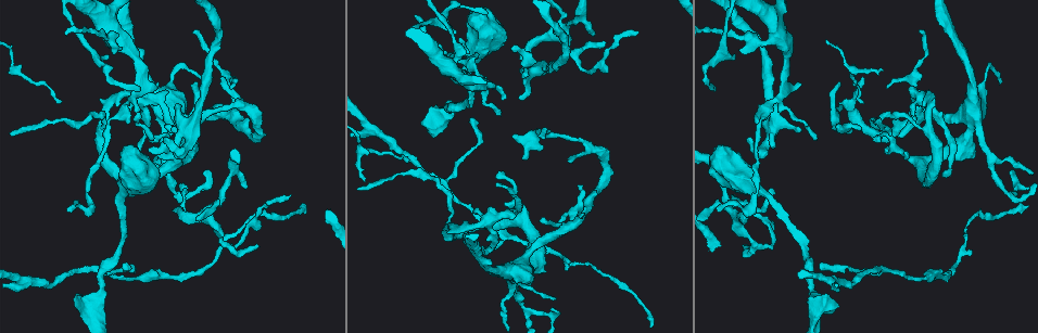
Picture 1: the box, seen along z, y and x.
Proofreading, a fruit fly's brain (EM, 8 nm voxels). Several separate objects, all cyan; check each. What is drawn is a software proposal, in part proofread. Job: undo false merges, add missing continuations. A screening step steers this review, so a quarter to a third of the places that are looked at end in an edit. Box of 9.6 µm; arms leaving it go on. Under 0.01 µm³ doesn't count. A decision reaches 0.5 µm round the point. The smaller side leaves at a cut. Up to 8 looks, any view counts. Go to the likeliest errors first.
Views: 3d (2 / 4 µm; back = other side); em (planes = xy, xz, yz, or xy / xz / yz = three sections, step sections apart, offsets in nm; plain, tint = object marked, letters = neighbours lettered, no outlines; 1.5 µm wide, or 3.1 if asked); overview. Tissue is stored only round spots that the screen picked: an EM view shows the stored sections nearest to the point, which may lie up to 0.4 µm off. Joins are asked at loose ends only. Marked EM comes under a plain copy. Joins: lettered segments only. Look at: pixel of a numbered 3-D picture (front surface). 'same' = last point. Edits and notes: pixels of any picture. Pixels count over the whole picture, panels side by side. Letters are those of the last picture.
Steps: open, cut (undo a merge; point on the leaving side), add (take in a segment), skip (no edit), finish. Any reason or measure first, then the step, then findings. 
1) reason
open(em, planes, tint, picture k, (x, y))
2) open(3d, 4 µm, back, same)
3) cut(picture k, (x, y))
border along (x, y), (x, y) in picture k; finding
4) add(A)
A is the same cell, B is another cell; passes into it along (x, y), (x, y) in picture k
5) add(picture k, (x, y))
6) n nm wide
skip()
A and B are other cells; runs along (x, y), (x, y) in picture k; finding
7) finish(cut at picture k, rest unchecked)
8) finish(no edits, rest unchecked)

an open end
open(3d, 2 µm, picture 1, (886, 86))

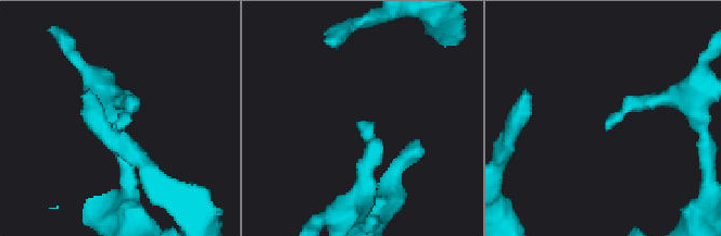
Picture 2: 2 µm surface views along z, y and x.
open(em, xz, step 4, tint, picture 2, (359, 127))

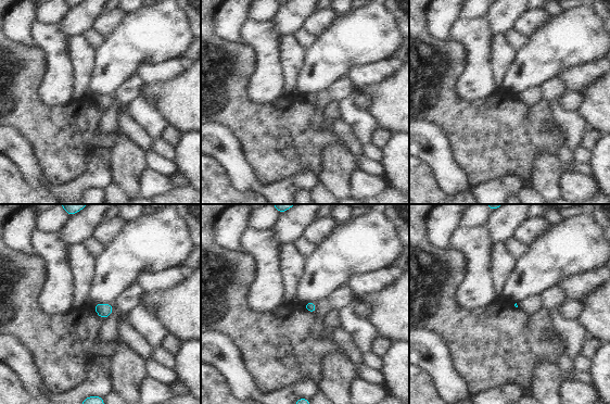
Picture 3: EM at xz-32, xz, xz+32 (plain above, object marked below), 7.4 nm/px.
open(em, planes, letters, same)

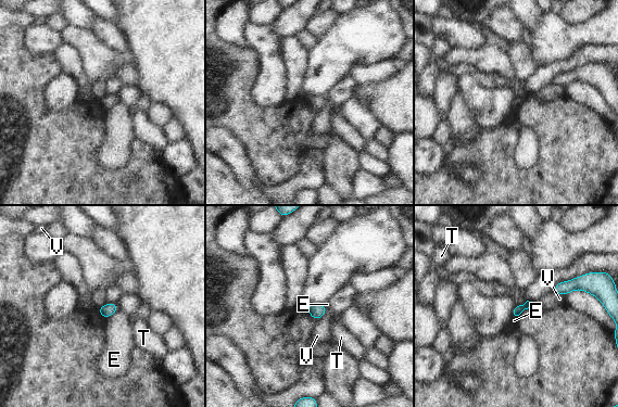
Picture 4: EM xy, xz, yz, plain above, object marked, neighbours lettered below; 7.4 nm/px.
skip()
E, T and V are other cells; border along (118, 308), (105, 318) in picture 4; none of them fits

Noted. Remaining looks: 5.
branch stops here
open(em, xy, step 4, letters, picture 1, (554, 298))

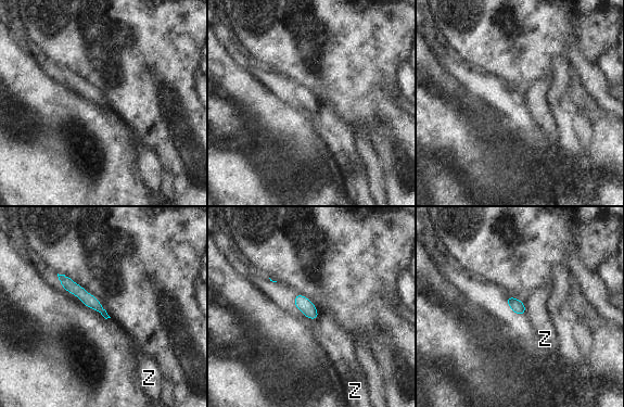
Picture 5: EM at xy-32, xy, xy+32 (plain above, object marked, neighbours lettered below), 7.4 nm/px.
open(em, planes, letters, same)

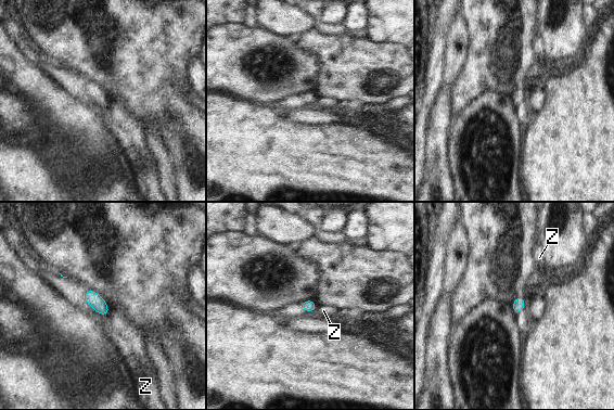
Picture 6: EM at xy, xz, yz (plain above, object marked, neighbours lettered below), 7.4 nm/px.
skip()
Z is another cell; border along (110, 310), (107, 315) in picture 6; none of them fits

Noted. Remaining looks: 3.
open(3d, 4 µm, picture 1, (719, 146))

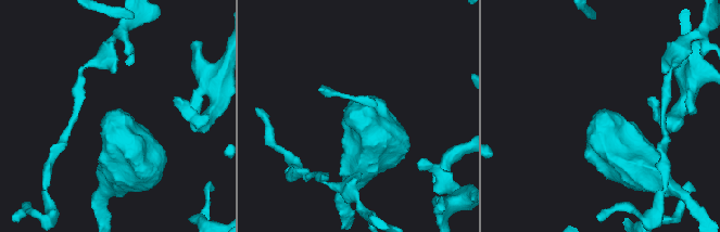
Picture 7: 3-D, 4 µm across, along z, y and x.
shape alone is not enough
open(em, planes, letters, picture 7, (109, 111))

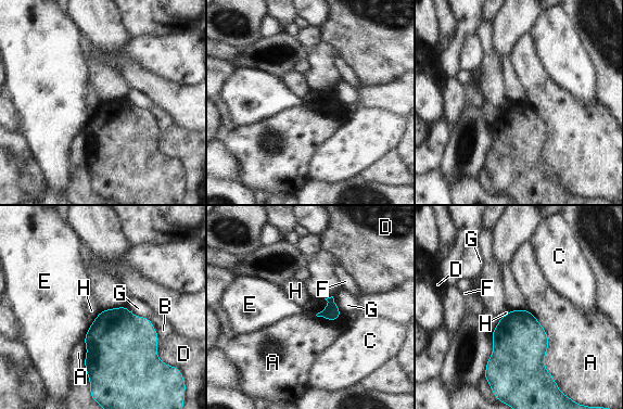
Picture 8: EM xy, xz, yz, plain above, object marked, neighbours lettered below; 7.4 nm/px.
A touches over 550 nm
skip()
A, B, C, D, E, F, G and H are other cells; border along (525, 308), (546, 333), (555, 379) in picture 8; none of them fits

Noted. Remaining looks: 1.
finish(no edits, rest unchecked)

